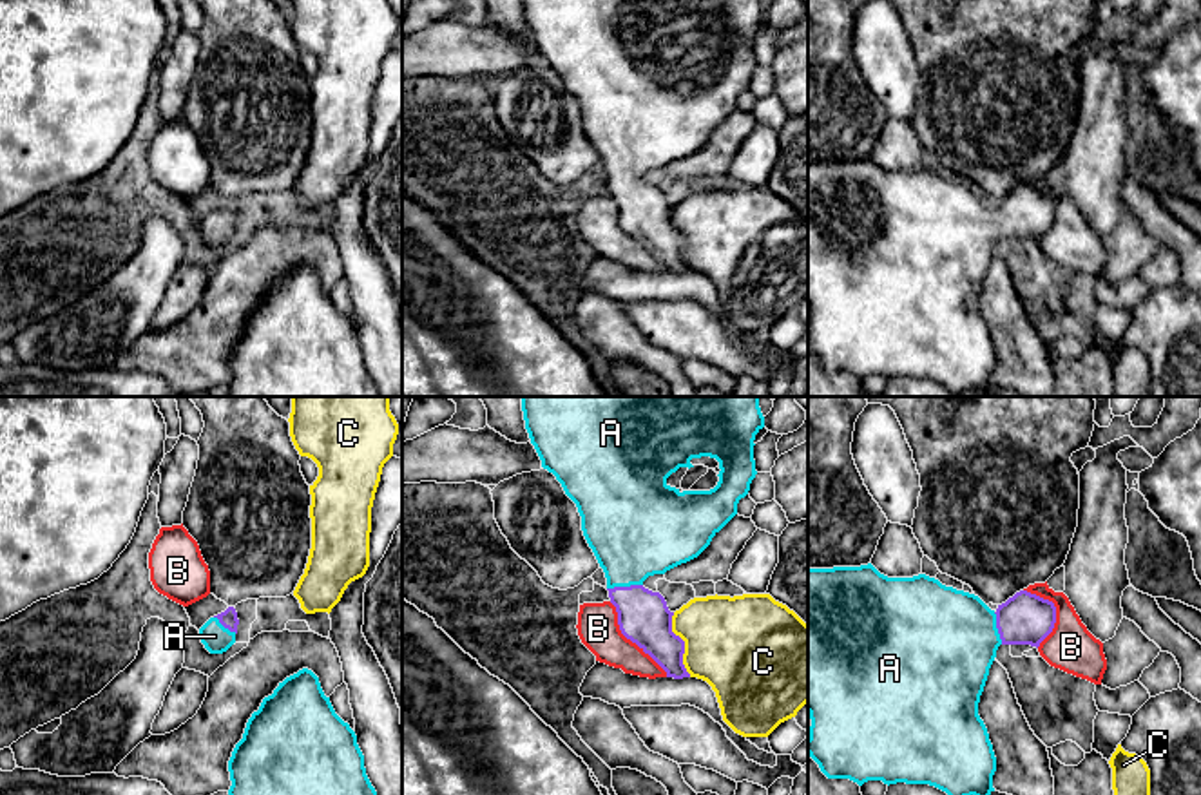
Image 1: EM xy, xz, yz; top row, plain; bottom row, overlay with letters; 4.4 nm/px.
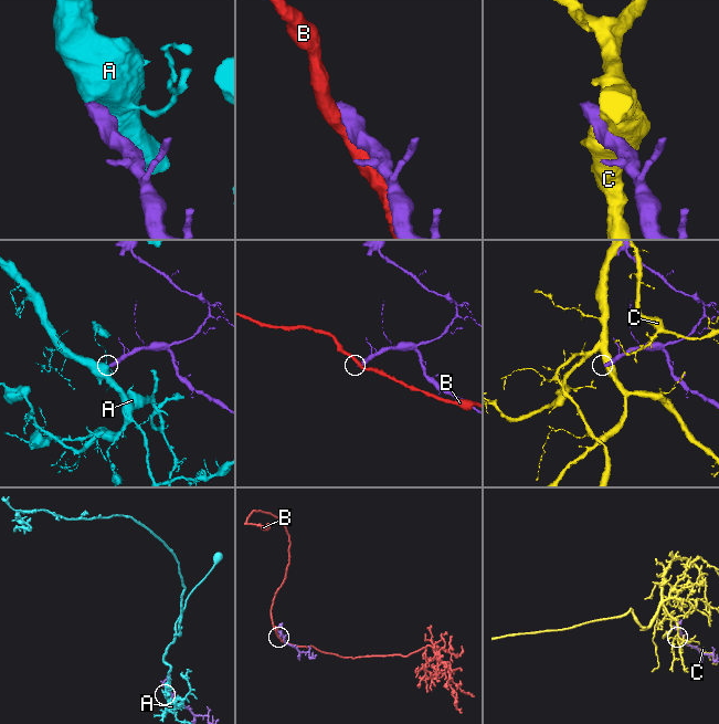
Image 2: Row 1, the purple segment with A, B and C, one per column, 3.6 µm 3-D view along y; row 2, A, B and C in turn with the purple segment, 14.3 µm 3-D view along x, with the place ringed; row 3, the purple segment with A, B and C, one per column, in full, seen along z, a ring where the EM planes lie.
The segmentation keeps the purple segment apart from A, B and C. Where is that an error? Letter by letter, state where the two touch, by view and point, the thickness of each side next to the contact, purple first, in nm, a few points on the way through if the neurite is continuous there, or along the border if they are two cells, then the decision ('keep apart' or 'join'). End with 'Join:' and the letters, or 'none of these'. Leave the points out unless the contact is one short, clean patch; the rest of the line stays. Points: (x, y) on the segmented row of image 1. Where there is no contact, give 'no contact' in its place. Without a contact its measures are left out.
A: xz (624, 587) | 240/400 nm | across xz (643, 618), (624, 587), (634, 533) | join
B: xz (631, 640) | 240/180 nm | keep apart
C: xz (683, 645) | 240/440 nm | keep apart
Join: A

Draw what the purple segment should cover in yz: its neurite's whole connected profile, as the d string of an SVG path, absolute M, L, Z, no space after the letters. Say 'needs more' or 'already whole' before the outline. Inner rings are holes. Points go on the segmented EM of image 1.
needs more | M871 563L808 569L808 755L828 779L929 784L947 795L991 795L996 757L978 715L989 668L1000 645L1040 643L1052 632L1056 607L1027 590L991 610L978 596L926 574L888 578Z

